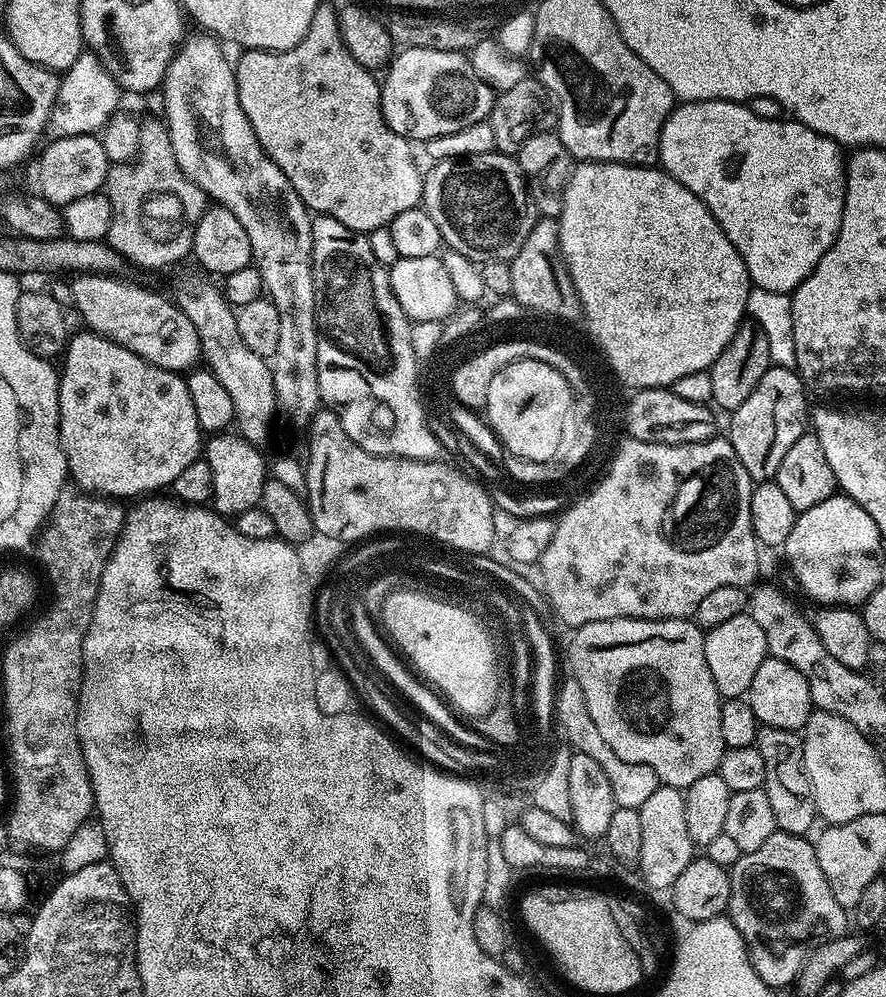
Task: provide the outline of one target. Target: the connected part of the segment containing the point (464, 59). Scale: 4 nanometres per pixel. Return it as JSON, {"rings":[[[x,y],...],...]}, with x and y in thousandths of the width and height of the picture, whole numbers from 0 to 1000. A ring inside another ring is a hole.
{"rings":[[[465,46],[457,52],[460,53],[453,60],[447,58],[441,61],[438,77],[432,77],[429,89],[431,114],[450,136],[457,136],[463,142],[477,142],[512,134],[526,126],[535,126],[535,122],[550,120],[555,113],[558,90],[547,80],[540,78],[532,59],[523,51],[497,52],[494,49]]]}

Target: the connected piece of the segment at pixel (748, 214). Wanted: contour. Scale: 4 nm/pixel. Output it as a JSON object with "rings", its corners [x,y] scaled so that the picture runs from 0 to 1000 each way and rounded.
{"rings":[[[778,100],[764,103],[747,126],[743,164],[748,172],[756,174],[765,183],[770,183],[770,187],[774,187],[774,191],[783,194],[798,207],[801,215],[806,215],[806,219],[810,223],[810,227],[815,227],[819,239],[824,239],[824,243],[828,243],[828,251],[833,251],[844,272],[845,282],[852,288],[893,295],[916,274],[919,267],[923,267],[928,255],[932,255],[932,251],[937,251],[937,247],[941,247],[941,243],[946,239],[953,210],[953,171],[955,168],[954,153],[948,152],[951,152],[949,145],[945,144],[942,140],[914,130],[914,126],[902,124],[900,120],[856,118],[856,114],[845,110],[843,103],[828,100]]]}

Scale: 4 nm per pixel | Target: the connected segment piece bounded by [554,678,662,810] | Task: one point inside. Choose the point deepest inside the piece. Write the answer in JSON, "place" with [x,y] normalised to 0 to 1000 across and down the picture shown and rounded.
{"place":[713,786]}

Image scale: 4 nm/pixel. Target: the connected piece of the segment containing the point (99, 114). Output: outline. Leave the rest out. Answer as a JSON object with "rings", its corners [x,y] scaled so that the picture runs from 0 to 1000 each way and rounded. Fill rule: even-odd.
{"rings":[[[98,50],[67,77],[65,94],[54,115],[52,136],[54,140],[79,138],[80,136],[103,136],[112,133],[121,120],[137,107],[138,89],[130,78],[109,60],[108,55]]]}

